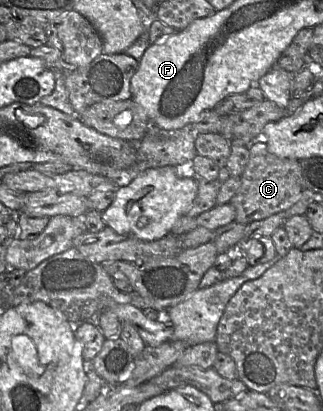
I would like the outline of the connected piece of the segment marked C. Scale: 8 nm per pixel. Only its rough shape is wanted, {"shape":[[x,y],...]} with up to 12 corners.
{"shape":[[253,141],[229,202],[244,225],[288,210],[299,160]]}

